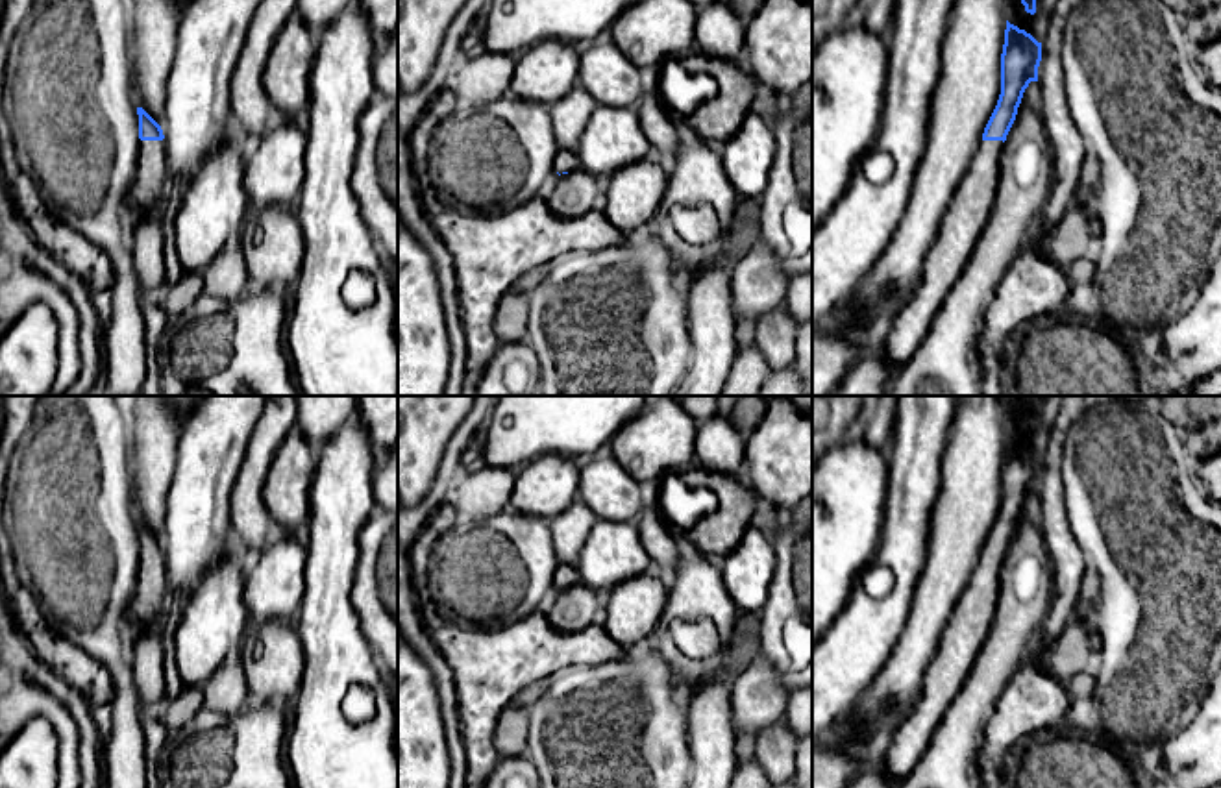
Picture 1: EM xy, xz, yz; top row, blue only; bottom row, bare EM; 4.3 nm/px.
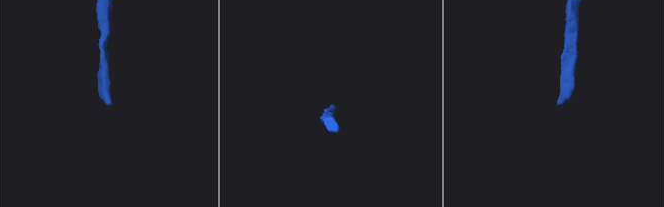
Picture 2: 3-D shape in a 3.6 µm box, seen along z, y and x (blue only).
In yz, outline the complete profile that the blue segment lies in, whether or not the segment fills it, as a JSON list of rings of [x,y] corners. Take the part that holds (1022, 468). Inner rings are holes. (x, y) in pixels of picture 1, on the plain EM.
[[[1006,435],[1001,468],[1001,509],[984,542],[979,564],[962,592],[949,627],[921,683],[905,721],[892,733],[882,749],[886,775],[901,784],[927,749],[934,729],[984,646],[999,594],[1006,549],[1016,535],[1023,507],[1038,496],[1042,457]]]

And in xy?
[[[137,522],[137,529],[141,553],[139,583],[128,616],[139,633],[157,625],[163,605],[170,596],[170,583],[165,573],[165,549],[161,540],[142,522]]]

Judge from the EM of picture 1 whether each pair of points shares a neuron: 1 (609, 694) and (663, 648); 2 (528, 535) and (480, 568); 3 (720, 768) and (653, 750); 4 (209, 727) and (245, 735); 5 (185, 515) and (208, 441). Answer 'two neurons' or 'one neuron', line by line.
1: two neurons
2: one neuron
3: two neurons
4: one neuron
5: one neuron

